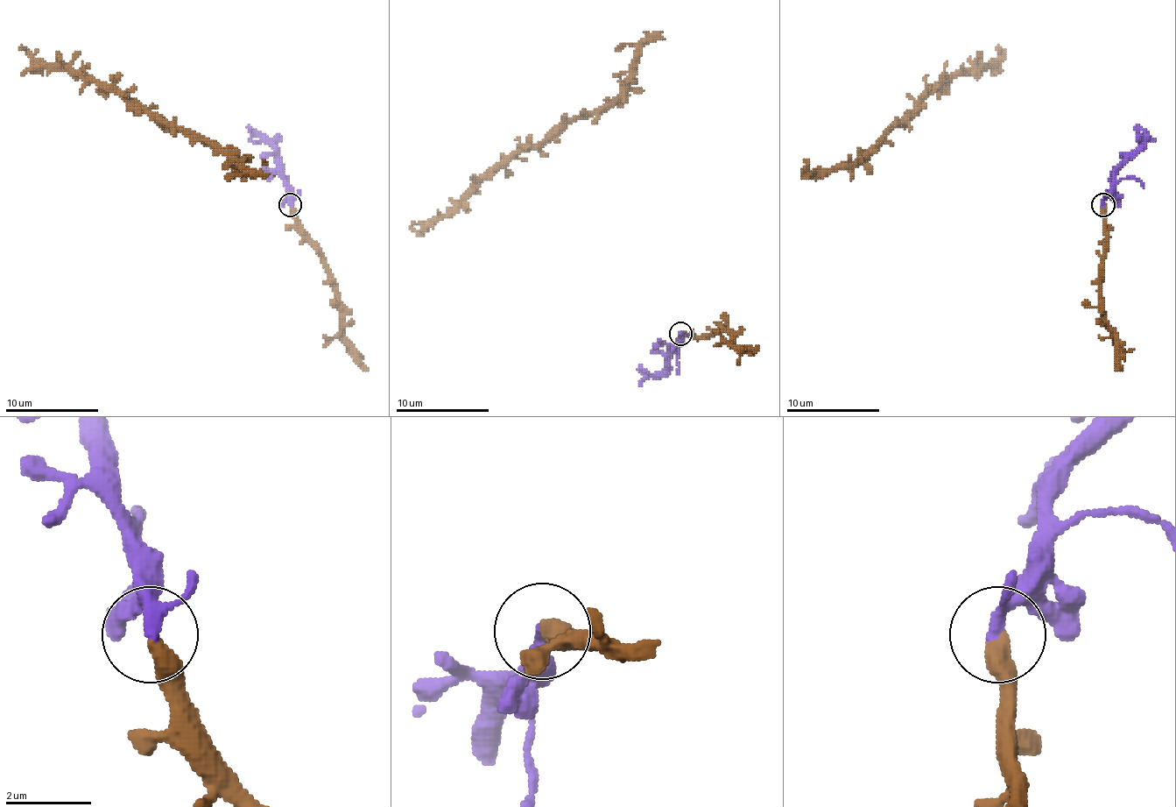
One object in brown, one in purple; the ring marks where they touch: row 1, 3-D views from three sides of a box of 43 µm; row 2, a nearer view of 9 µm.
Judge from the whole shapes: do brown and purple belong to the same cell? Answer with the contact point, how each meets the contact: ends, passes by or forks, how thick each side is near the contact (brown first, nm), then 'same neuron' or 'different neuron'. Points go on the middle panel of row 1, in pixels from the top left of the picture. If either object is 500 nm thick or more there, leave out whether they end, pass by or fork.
place (680, 333); brown ends; purple passes by; calibres 460 and 280 nm; same neuron

